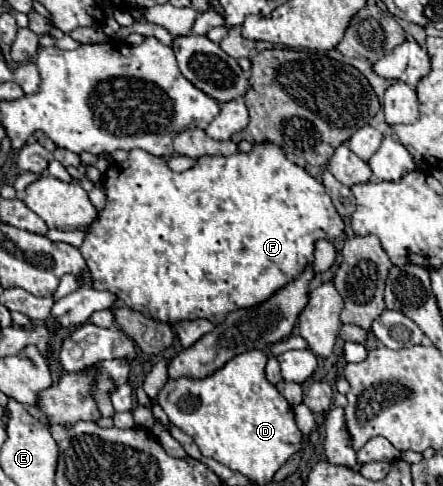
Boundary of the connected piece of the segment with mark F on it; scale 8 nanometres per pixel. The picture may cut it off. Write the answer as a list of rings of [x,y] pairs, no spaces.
[[[273,141],[255,143],[251,153],[235,153],[235,155],[229,155],[229,157],[199,157],[199,161],[183,173],[171,171],[163,157],[155,157],[155,155],[143,151],[143,149],[133,149],[133,151],[129,151],[129,157],[123,163],[111,163],[109,165],[101,185],[103,185],[105,195],[107,195],[107,205],[105,205],[103,213],[97,217],[97,221],[91,223],[87,237],[85,237],[83,245],[79,247],[81,255],[87,261],[89,271],[93,271],[93,289],[111,291],[127,307],[137,309],[141,313],[147,313],[153,319],[157,317],[163,323],[205,317],[213,325],[219,325],[225,319],[227,313],[231,313],[235,309],[259,305],[259,303],[267,301],[277,291],[277,287],[285,287],[287,283],[297,279],[305,271],[307,265],[313,265],[315,243],[319,239],[327,239],[327,241],[333,243],[337,237],[343,235],[343,219],[335,211],[329,195],[323,189],[323,183],[317,181],[315,177],[311,177],[297,163],[289,161],[285,151],[281,149],[281,145],[277,145]]]

